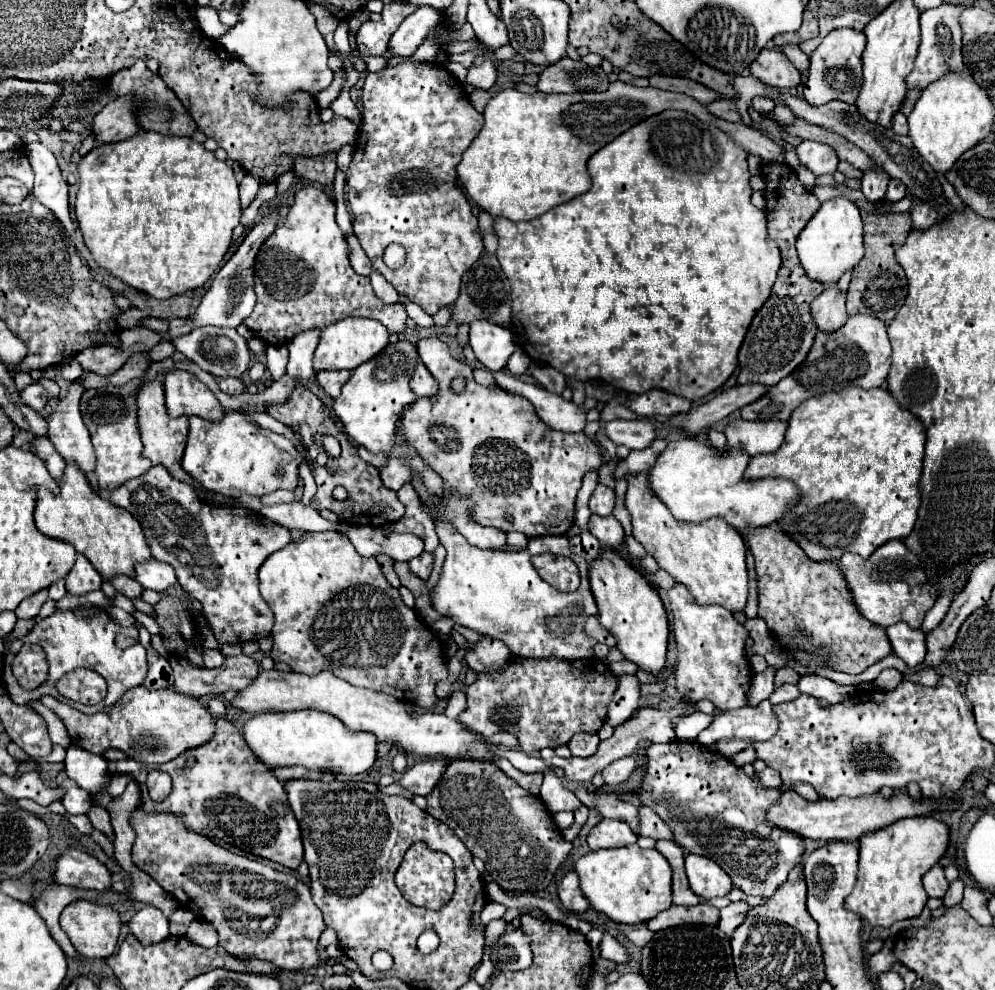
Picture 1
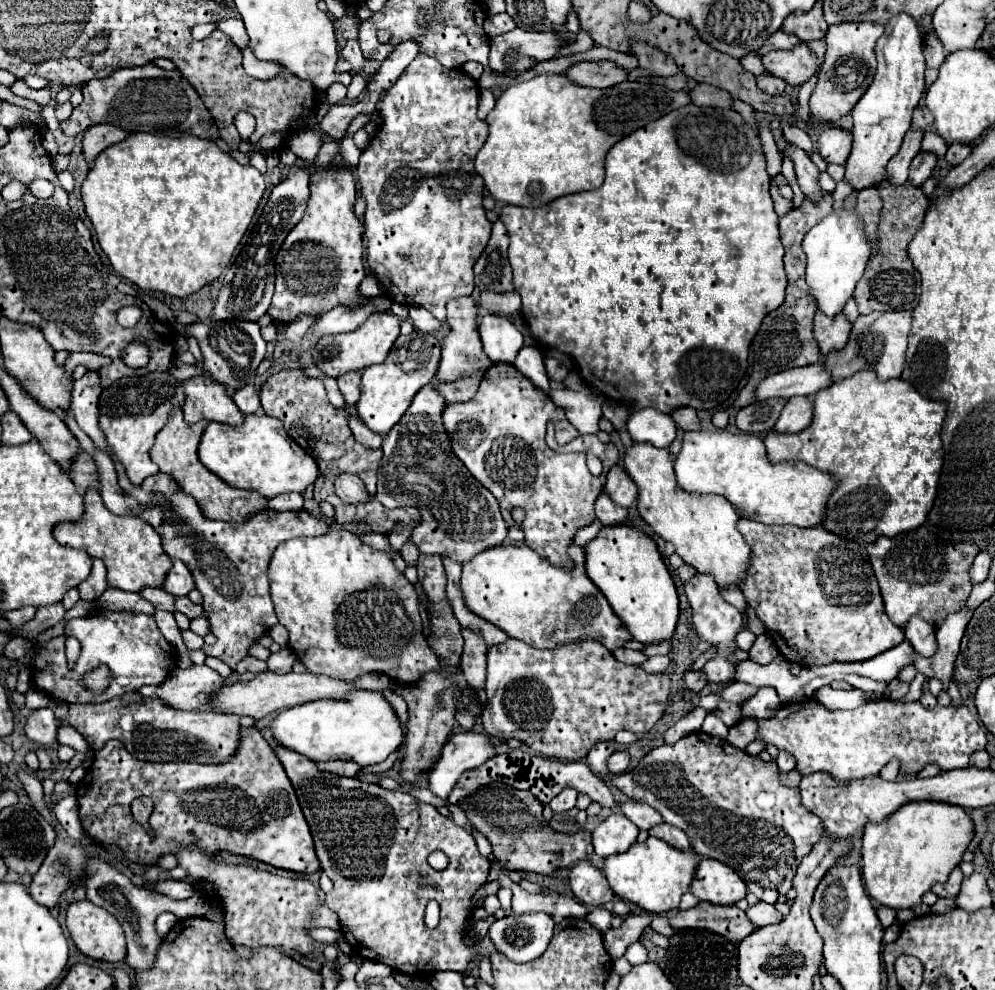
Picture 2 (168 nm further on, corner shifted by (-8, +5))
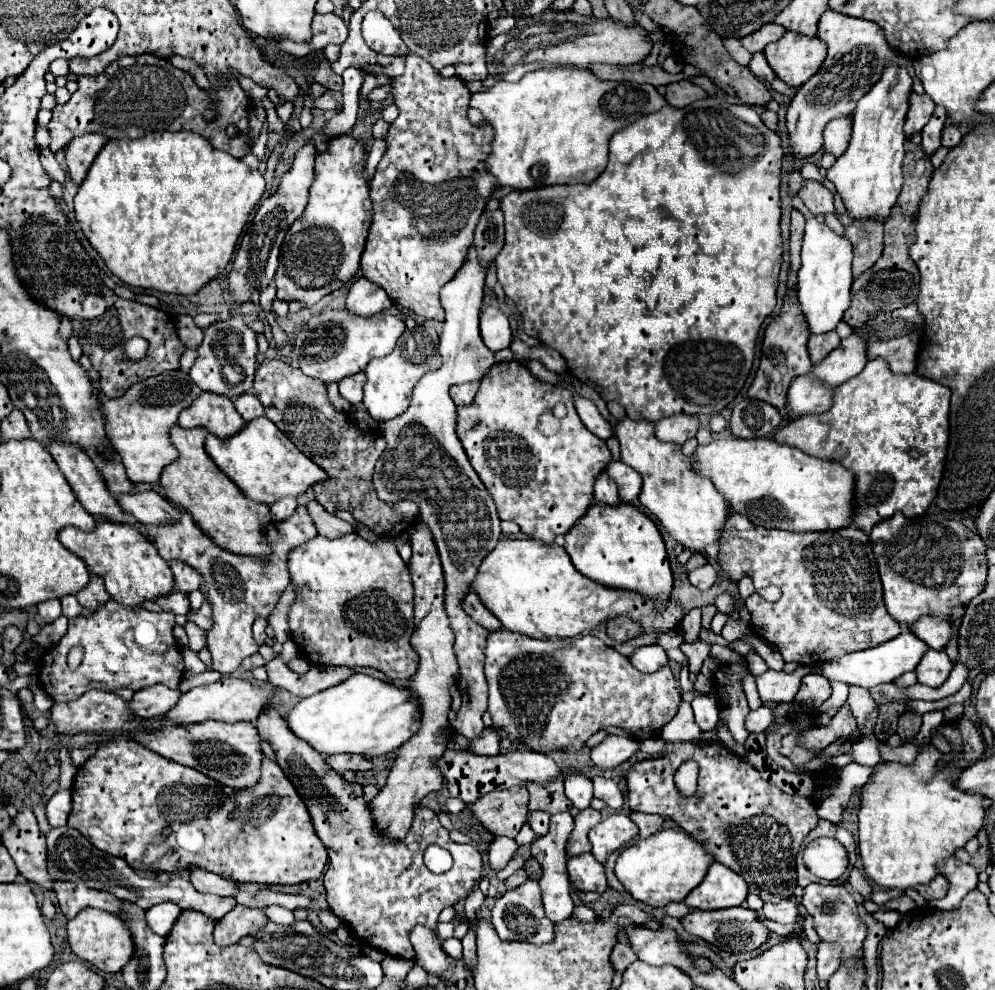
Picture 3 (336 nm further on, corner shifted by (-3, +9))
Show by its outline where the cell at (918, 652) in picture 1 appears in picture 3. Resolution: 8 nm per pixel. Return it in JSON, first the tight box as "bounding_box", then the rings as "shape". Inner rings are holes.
{"bounding_box":[913,616,953,650],"shape":[[[923,616],[913,624],[913,634],[921,638],[929,648],[933,650],[945,650],[953,636],[953,626],[951,622],[943,618],[933,618],[933,616]]]}

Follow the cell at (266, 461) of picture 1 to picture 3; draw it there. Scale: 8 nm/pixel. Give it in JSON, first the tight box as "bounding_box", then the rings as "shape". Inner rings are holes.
{"bounding_box":[205,416,329,506],"shape":[[[265,416],[255,418],[251,424],[245,424],[245,428],[239,434],[223,442],[217,436],[209,434],[205,450],[243,494],[267,506],[275,504],[275,500],[281,500],[283,496],[297,498],[305,494],[309,486],[325,482],[329,478],[323,468],[319,468],[313,460],[299,452],[299,448]]]}

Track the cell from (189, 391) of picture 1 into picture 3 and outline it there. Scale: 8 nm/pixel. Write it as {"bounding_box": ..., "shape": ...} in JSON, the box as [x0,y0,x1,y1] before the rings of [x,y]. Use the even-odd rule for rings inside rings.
{"bounding_box":[179,392,245,440],"shape":[[[203,392],[191,408],[183,410],[179,416],[181,428],[205,428],[207,432],[215,434],[217,438],[225,440],[235,436],[245,422],[241,420],[239,412],[235,410],[233,402],[227,396],[215,396],[211,392]]]}

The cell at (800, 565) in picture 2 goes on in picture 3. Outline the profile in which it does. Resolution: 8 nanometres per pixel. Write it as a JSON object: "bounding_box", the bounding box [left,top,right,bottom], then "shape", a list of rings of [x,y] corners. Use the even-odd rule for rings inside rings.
{"bounding_box":[719,514,901,664],"shape":[[[731,514],[723,526],[723,536],[719,540],[719,564],[729,574],[733,582],[739,582],[743,576],[753,580],[755,592],[745,600],[747,610],[751,612],[753,632],[773,644],[785,662],[797,664],[817,664],[843,656],[845,652],[867,650],[879,646],[901,634],[897,620],[889,616],[883,602],[881,578],[877,562],[873,558],[873,548],[869,534],[851,528],[829,530],[829,532],[805,532],[793,534],[785,530],[769,530],[763,526],[751,524],[743,514]],[[767,586],[779,586],[781,598],[777,602],[767,602],[759,590]]]}

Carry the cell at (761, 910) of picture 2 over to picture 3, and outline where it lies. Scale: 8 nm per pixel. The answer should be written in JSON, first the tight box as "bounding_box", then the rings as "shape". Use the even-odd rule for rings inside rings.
{"bounding_box":[761,898,799,924],"shape":[[[795,898],[791,900],[783,900],[779,904],[765,904],[761,914],[767,918],[767,920],[773,920],[773,922],[781,922],[781,924],[793,924],[799,916],[799,910],[797,910],[797,902]]]}

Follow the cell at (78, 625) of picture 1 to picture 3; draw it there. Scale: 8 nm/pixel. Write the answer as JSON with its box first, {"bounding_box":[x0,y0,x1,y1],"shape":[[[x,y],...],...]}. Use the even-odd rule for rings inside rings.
{"bounding_box":[39,600,183,700],"shape":[[[109,600],[91,616],[79,616],[69,622],[67,634],[59,646],[47,652],[39,664],[41,688],[55,700],[77,700],[87,690],[141,690],[151,684],[167,684],[177,688],[183,678],[181,646],[173,636],[175,616],[169,612],[149,612],[145,608],[125,608]],[[73,646],[85,648],[85,658],[77,670],[69,670],[67,654]]]}

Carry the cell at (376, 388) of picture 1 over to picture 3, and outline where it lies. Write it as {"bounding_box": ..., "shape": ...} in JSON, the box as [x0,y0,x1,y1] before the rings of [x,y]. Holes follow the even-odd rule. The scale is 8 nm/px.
{"bounding_box":[363,326,441,420],"shape":[[[417,326],[411,330],[405,330],[401,334],[401,338],[397,340],[395,350],[389,356],[383,358],[375,358],[369,362],[365,374],[367,374],[367,384],[363,388],[365,398],[363,404],[367,408],[367,412],[377,420],[391,420],[395,416],[399,416],[403,410],[409,408],[409,400],[411,400],[411,392],[415,388],[415,384],[421,380],[423,374],[441,368],[441,356],[439,356],[439,336],[435,328],[429,326]]]}

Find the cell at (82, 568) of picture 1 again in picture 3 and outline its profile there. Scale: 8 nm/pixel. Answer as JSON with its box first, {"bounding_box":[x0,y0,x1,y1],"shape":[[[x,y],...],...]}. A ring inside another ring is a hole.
{"bounding_box":[77,576,109,610],"shape":[[[91,576],[91,582],[77,594],[77,600],[83,608],[89,608],[89,610],[99,610],[107,600],[109,600],[109,594],[103,586],[103,580],[99,576]]]}

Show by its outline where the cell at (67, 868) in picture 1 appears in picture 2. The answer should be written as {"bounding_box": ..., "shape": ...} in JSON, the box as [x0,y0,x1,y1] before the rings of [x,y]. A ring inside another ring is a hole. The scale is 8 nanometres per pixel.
{"bounding_box":[82,857,210,970],"shape":[[[94,857],[89,861],[87,876],[82,878],[82,886],[86,888],[86,898],[90,902],[106,908],[122,924],[122,928],[126,932],[126,942],[128,942],[126,964],[134,970],[150,968],[150,964],[154,960],[154,952],[160,944],[160,938],[154,930],[154,920],[158,914],[174,912],[182,920],[182,918],[192,918],[192,916],[204,916],[210,910],[210,900],[202,892],[196,892],[190,900],[172,900],[172,898],[156,894],[148,888],[134,886],[126,874],[122,874],[118,868],[110,866],[106,860],[99,857]]]}

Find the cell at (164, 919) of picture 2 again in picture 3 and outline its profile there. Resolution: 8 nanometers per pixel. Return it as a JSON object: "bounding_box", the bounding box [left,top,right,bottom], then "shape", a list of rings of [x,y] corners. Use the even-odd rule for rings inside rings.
{"bounding_box":[147,902,181,936],"shape":[[[173,902],[155,904],[153,908],[147,910],[147,926],[155,930],[159,936],[167,936],[167,932],[171,932],[179,914],[181,914],[181,908]]]}

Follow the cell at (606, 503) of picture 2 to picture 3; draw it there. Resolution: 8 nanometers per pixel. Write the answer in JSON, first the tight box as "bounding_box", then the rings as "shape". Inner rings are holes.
{"bounding_box":[595,470,619,506],"shape":[[[603,470],[597,478],[595,478],[595,500],[601,500],[605,504],[615,506],[619,502],[617,496],[617,484],[607,476],[607,470]]]}

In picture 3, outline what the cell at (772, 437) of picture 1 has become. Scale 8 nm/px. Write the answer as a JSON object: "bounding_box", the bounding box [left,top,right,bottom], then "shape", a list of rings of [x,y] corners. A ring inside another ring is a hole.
{"bounding_box":[787,374,835,418],"shape":[[[807,374],[797,376],[787,394],[787,414],[797,418],[807,412],[827,412],[833,404],[833,394],[835,388],[823,388],[823,384],[815,384]]]}

